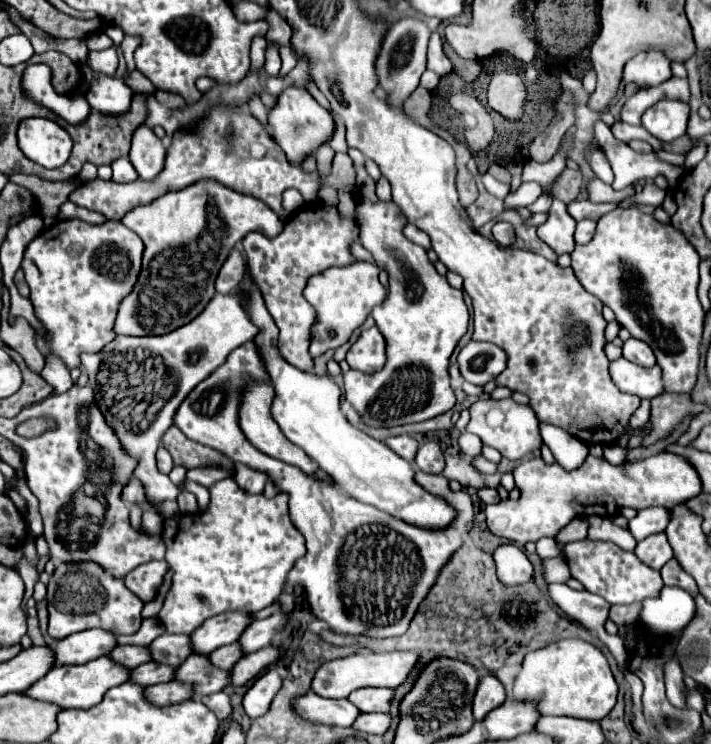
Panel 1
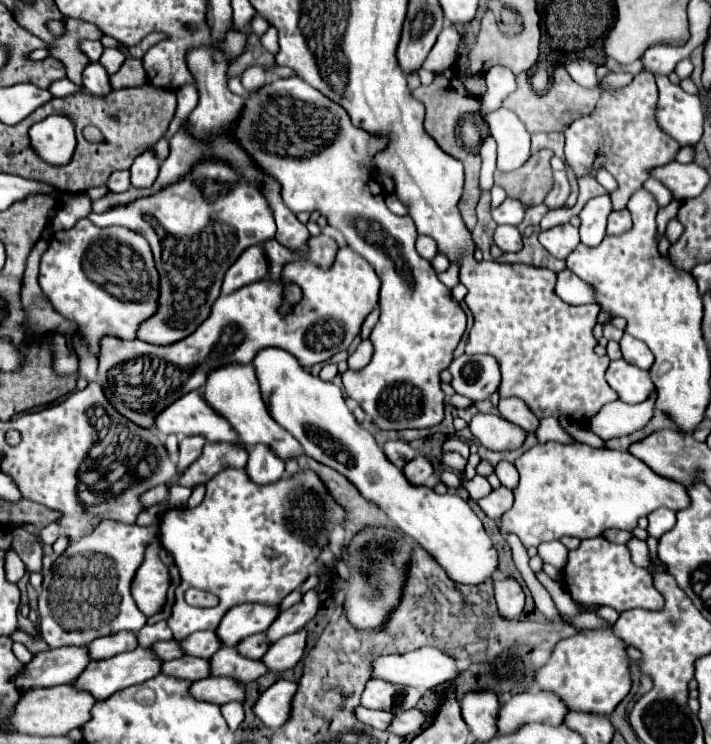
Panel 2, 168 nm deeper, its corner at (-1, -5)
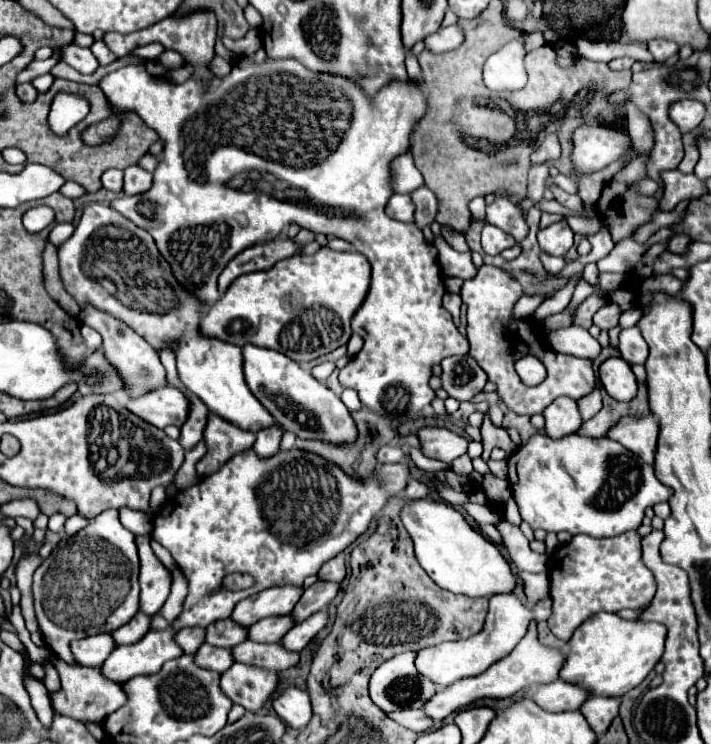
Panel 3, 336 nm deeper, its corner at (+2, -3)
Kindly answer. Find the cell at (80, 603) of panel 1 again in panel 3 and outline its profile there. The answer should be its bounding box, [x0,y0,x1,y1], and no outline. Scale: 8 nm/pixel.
[32,509,138,663]

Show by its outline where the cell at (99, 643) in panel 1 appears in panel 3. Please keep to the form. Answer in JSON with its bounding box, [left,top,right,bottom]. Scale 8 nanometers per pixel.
[112,613,150,645]

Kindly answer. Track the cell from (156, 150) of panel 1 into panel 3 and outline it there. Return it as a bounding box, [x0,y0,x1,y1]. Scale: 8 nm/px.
[124,165,152,195]

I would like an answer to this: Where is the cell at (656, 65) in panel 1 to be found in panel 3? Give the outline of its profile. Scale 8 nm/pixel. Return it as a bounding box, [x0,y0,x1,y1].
[648,39,678,63]

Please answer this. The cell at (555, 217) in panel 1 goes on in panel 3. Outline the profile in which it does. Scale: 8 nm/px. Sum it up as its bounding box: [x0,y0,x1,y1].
[538,219,574,257]

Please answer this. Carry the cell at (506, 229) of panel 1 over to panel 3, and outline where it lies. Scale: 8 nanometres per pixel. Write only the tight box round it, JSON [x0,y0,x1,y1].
[482,225,516,255]

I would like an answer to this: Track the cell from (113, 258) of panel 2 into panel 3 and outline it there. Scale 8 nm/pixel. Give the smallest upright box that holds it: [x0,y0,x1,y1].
[56,203,276,433]

